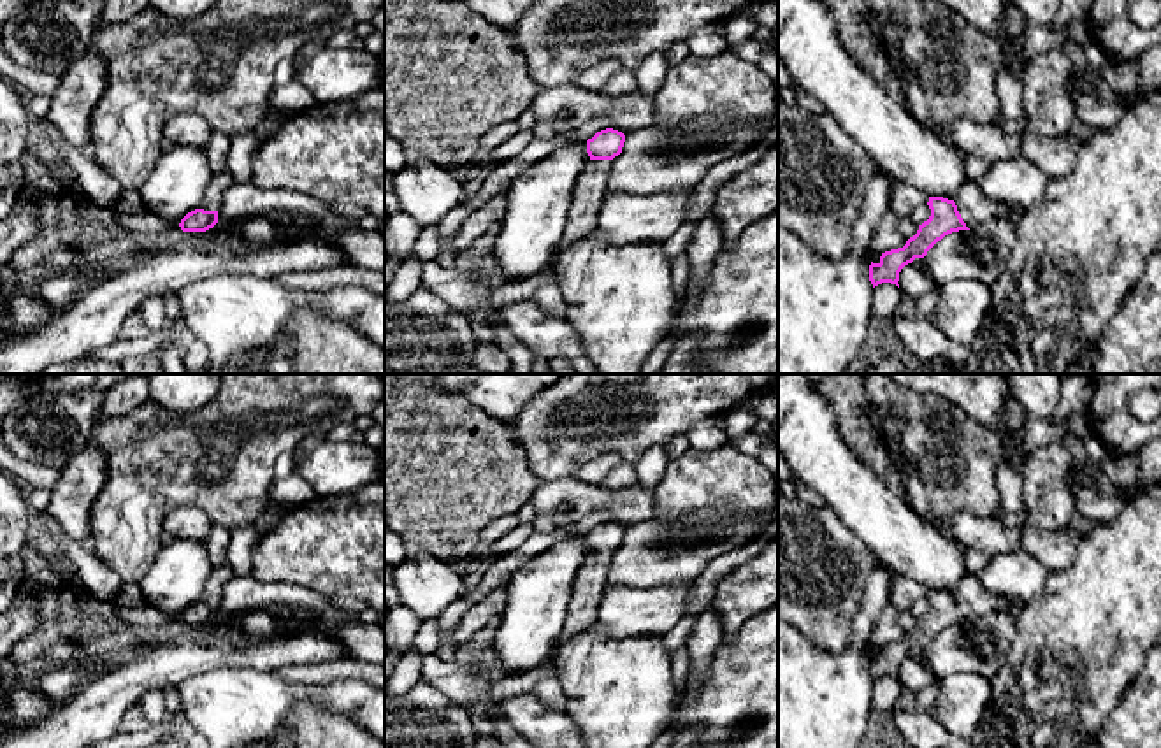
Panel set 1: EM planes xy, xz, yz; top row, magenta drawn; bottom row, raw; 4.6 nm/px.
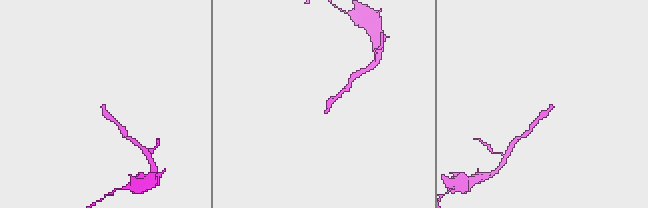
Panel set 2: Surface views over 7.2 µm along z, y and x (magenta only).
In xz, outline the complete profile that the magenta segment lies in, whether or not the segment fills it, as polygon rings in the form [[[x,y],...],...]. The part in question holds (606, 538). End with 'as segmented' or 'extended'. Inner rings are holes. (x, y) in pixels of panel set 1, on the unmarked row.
[[[606,521],[587,534],[588,560],[580,567],[573,581],[573,592],[557,646],[595,623],[597,602],[608,586],[608,565],[611,553],[622,546],[625,529]]]; extended

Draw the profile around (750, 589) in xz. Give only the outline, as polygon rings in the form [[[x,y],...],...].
[[[778,537],[746,564],[724,576],[710,608],[720,616],[724,639],[731,639],[757,613],[778,602]]]

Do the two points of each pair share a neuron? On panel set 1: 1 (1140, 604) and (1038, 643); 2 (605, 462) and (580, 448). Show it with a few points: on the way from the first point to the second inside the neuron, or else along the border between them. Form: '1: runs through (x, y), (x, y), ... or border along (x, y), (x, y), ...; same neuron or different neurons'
1: runs through (1116, 604), (1074, 643), (1063, 643); same neuron
2: border along (622, 459), (615, 453), (598, 455), (575, 476); different neurons

